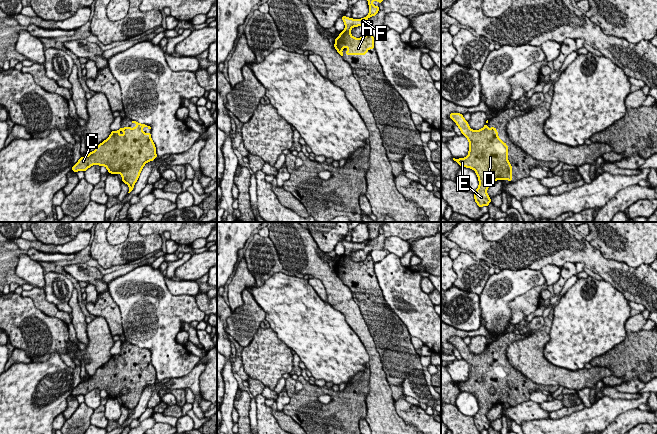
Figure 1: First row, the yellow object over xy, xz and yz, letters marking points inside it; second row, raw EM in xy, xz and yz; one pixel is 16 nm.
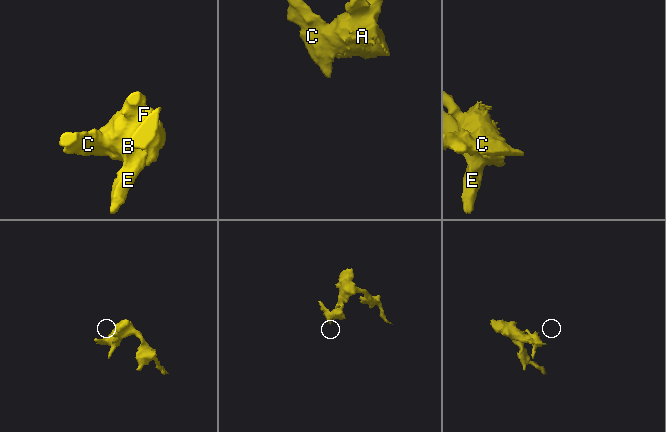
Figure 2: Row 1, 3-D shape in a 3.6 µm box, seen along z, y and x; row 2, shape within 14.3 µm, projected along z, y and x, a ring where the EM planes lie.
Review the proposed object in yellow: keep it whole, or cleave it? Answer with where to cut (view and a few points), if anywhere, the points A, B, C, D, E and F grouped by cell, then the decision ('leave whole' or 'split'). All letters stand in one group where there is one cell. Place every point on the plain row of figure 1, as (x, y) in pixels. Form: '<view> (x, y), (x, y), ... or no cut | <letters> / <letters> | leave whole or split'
no cut | A B C D E F | leave whole

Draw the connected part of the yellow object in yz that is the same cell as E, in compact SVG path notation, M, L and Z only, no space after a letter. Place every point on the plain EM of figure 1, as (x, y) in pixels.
M451 337L449 341L469 365L468 380L455 383L460 391L473 393L479 410L474 416L477 429L488 430L491 426L487 413L496 404L512 406L512 389L508 385L508 370L498 361L495 351L488 352L488 344L480 354L472 354L462 338Z

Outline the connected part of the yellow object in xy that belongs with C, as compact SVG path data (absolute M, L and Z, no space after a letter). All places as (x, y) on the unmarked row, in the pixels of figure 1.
M132 345L136 351L120 351L112 355L110 360L97 369L93 376L81 381L72 391L73 396L86 395L97 388L105 390L110 398L120 397L122 406L129 410L130 417L137 406L144 389L156 381L156 371L151 363L151 357L144 357L143 351L151 353L146 348Z

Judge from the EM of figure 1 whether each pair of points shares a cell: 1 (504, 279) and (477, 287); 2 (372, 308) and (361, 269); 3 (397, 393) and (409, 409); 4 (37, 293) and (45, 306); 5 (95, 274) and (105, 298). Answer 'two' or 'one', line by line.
1: two
2: one
3: two
4: one
5: two

